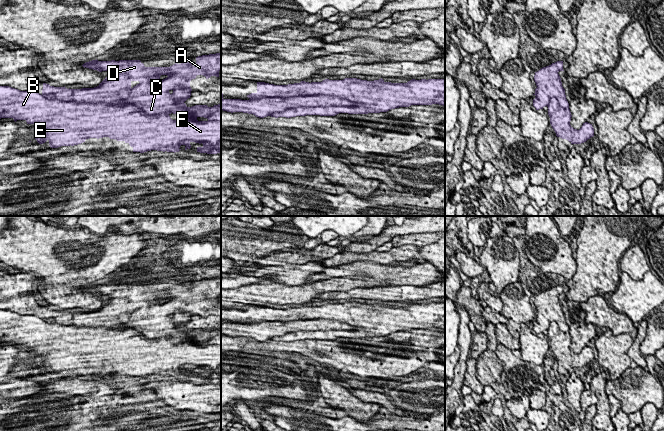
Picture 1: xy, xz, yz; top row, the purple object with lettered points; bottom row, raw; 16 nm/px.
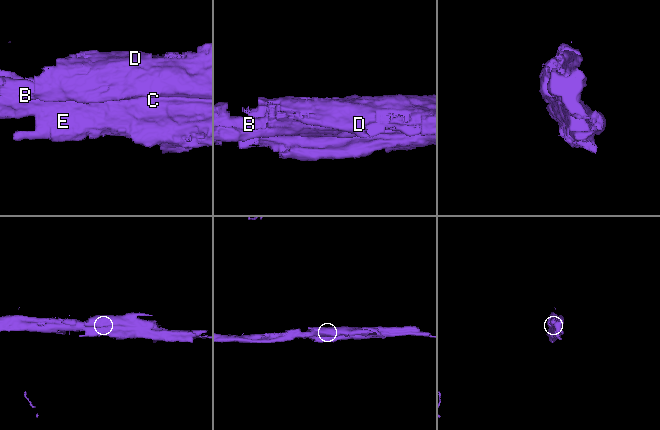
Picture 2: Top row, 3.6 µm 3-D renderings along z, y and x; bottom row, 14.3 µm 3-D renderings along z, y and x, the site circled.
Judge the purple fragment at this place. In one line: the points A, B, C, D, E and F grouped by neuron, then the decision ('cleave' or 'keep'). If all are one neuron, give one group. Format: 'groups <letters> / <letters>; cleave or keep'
groups A C D / B E F; cleave

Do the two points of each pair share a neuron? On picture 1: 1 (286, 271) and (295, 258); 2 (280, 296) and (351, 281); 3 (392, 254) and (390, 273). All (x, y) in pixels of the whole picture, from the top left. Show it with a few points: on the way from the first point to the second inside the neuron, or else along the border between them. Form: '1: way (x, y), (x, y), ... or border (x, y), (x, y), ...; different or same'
1: border (315, 261), (269, 266); different
2: way (298, 294), (304, 294), (309, 290), (333, 284); same
3: border (367, 260), (390, 264); different

